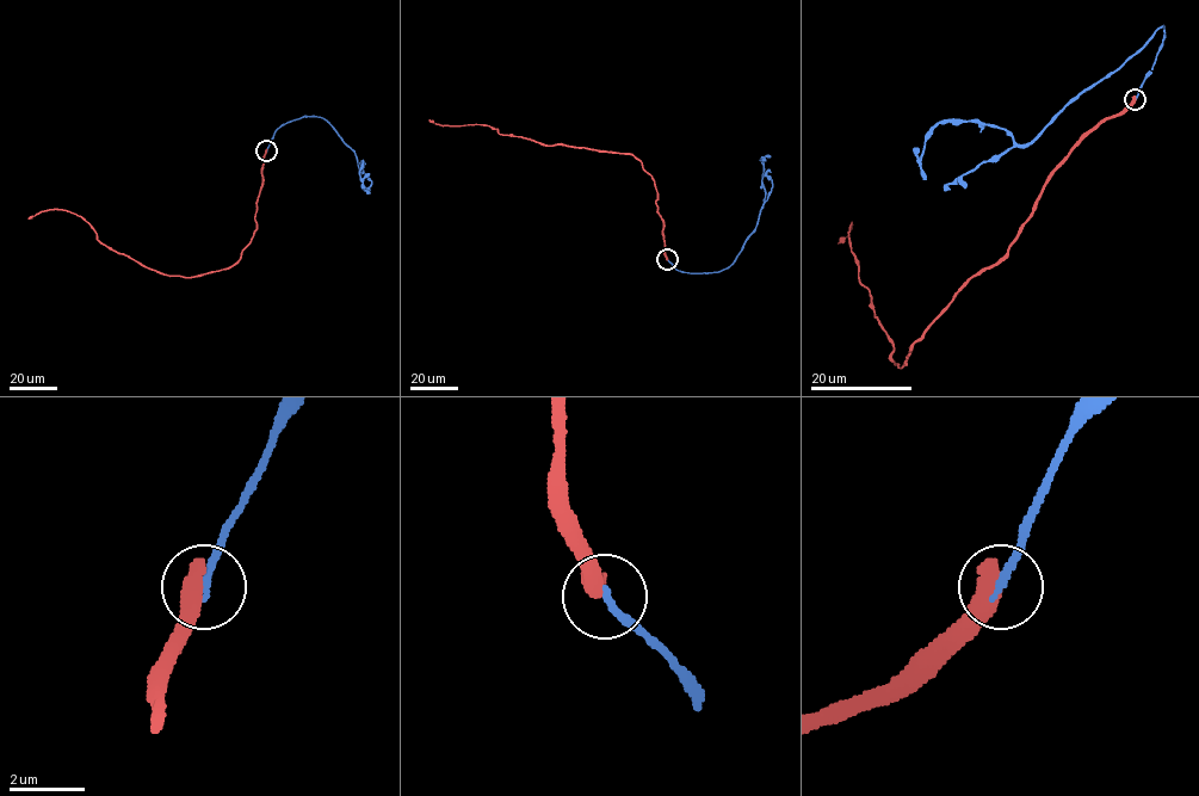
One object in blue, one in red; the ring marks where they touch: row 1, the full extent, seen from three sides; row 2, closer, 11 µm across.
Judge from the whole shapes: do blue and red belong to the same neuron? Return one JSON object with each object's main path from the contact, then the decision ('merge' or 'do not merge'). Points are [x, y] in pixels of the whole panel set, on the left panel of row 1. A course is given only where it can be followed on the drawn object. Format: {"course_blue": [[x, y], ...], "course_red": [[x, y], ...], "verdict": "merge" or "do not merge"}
{"course_blue": [[266, 150], [288, 122], [325, 118], [354, 153], [362, 172], [364, 162], [364, 187]], "course_red": [[266, 150], [257, 228], [228, 267], [167, 276], [109, 248], [74, 214], [49, 209], [29, 218]], "verdict": "do not merge"}

